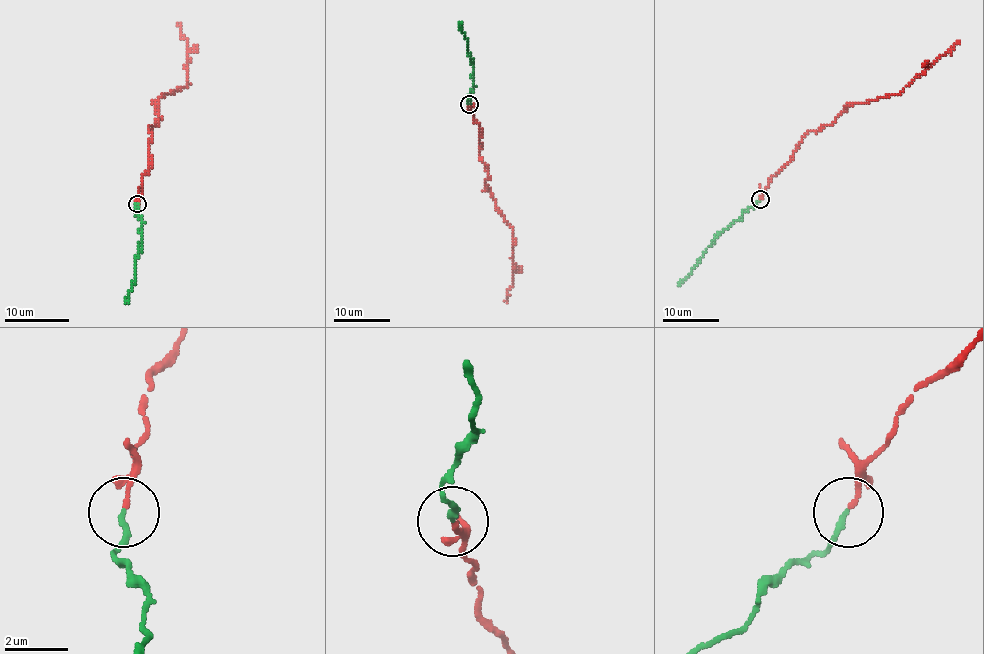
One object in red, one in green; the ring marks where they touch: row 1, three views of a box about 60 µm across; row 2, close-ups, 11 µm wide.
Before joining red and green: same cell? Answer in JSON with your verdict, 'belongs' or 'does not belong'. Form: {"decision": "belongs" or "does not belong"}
{"decision": "belongs"}

